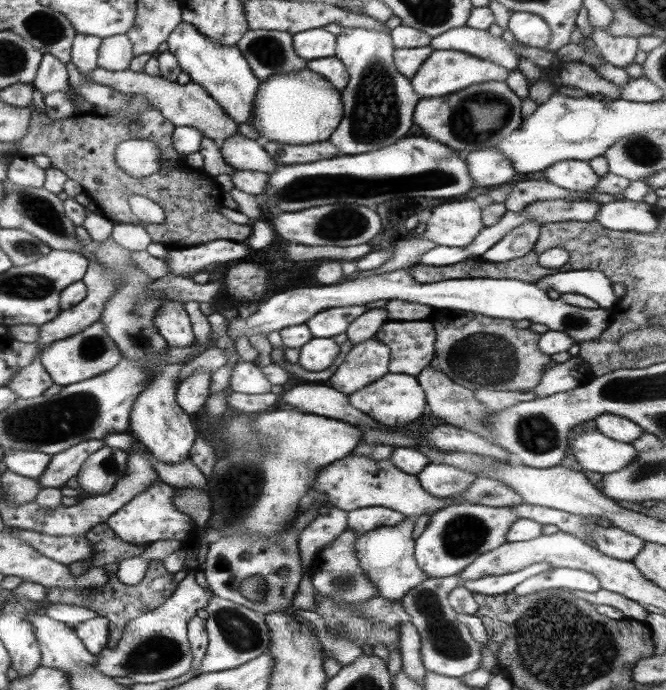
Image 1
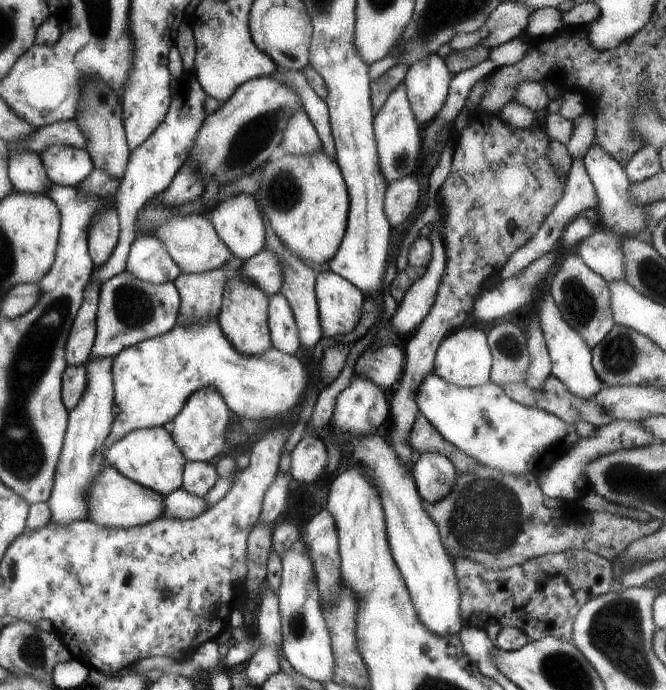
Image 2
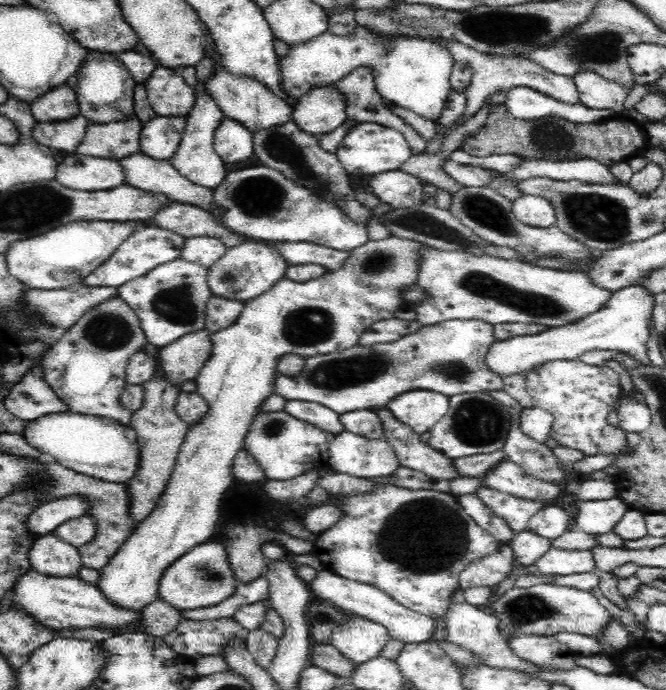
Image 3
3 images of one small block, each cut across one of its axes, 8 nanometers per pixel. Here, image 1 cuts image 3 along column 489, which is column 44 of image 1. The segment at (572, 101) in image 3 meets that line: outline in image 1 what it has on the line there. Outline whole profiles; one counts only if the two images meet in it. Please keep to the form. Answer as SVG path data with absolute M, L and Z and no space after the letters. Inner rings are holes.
M42 55L38 69L35 72L32 84L35 90L39 90L42 96L49 92L64 92L68 86L66 66L53 55Z

